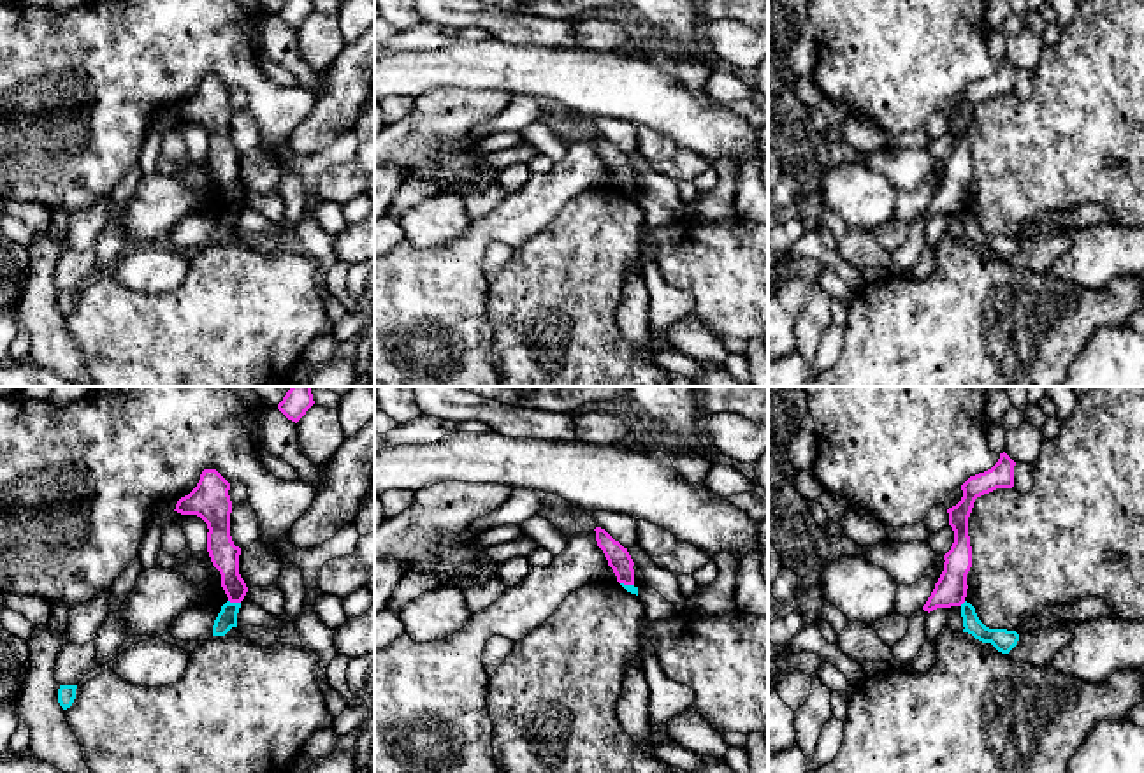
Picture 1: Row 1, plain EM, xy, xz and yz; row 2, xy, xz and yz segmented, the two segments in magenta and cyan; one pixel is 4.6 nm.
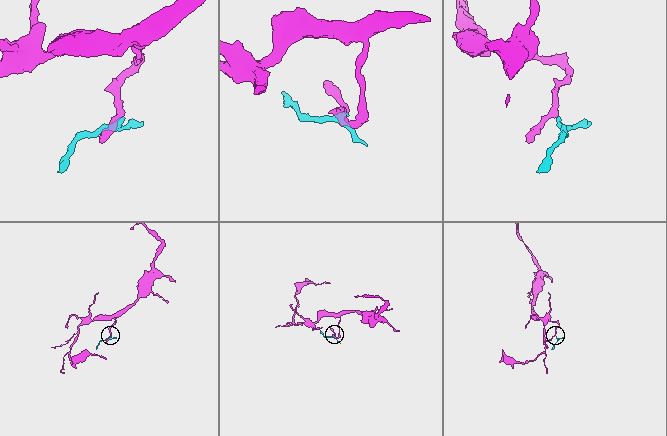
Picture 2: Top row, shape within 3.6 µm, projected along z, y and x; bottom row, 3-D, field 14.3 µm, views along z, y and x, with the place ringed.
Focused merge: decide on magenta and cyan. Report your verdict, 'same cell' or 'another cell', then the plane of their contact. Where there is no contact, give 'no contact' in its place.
another cell | xy

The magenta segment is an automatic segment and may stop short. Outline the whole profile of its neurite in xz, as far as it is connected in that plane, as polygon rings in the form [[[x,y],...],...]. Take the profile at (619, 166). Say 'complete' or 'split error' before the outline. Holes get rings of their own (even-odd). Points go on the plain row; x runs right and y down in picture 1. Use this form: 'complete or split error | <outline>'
complete | [[[596,134],[596,148],[603,156],[608,172],[613,176],[617,188],[624,191],[634,191],[634,169],[619,148],[615,148],[605,135]]]

